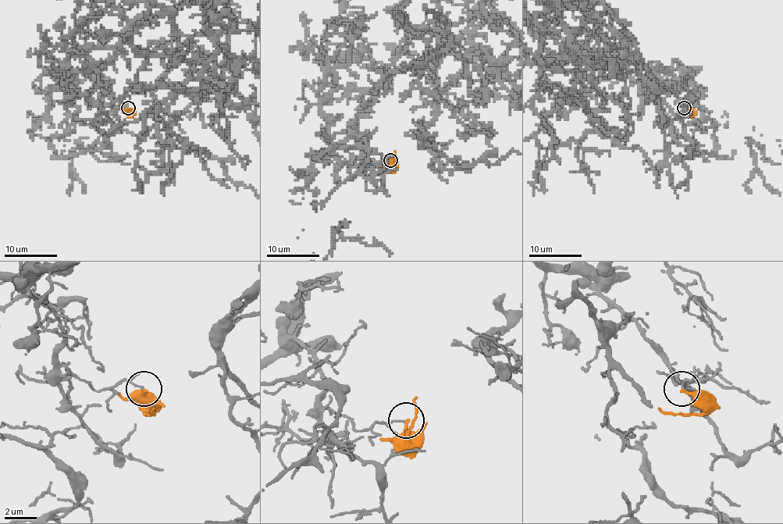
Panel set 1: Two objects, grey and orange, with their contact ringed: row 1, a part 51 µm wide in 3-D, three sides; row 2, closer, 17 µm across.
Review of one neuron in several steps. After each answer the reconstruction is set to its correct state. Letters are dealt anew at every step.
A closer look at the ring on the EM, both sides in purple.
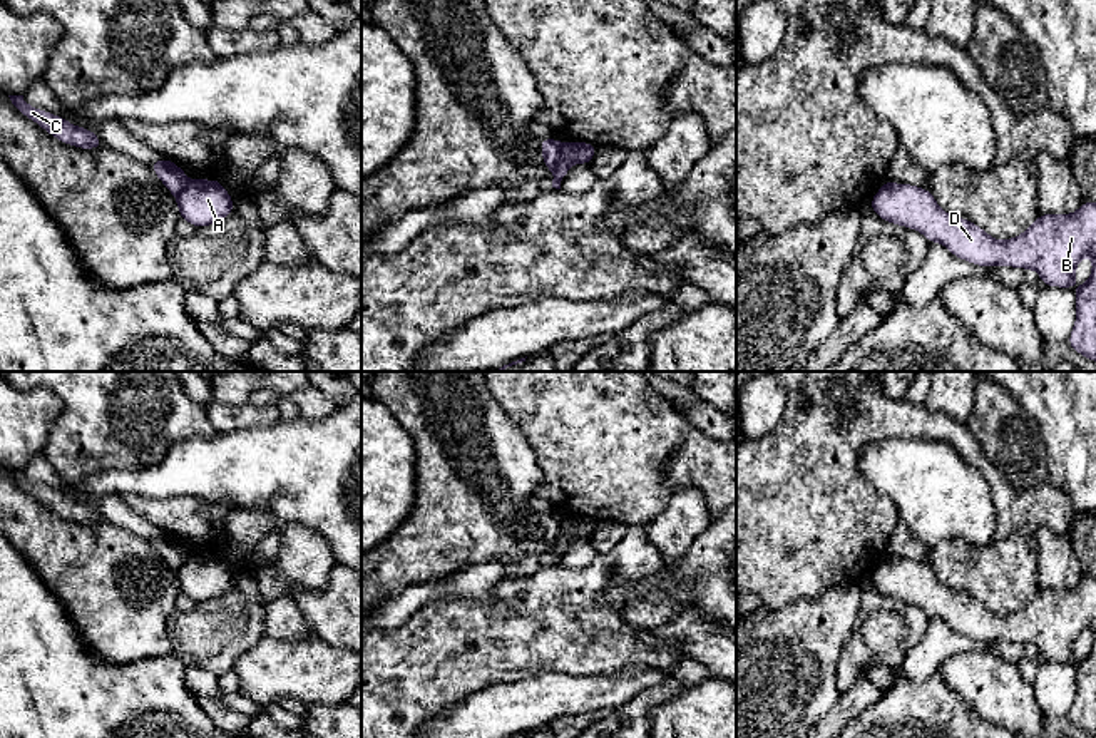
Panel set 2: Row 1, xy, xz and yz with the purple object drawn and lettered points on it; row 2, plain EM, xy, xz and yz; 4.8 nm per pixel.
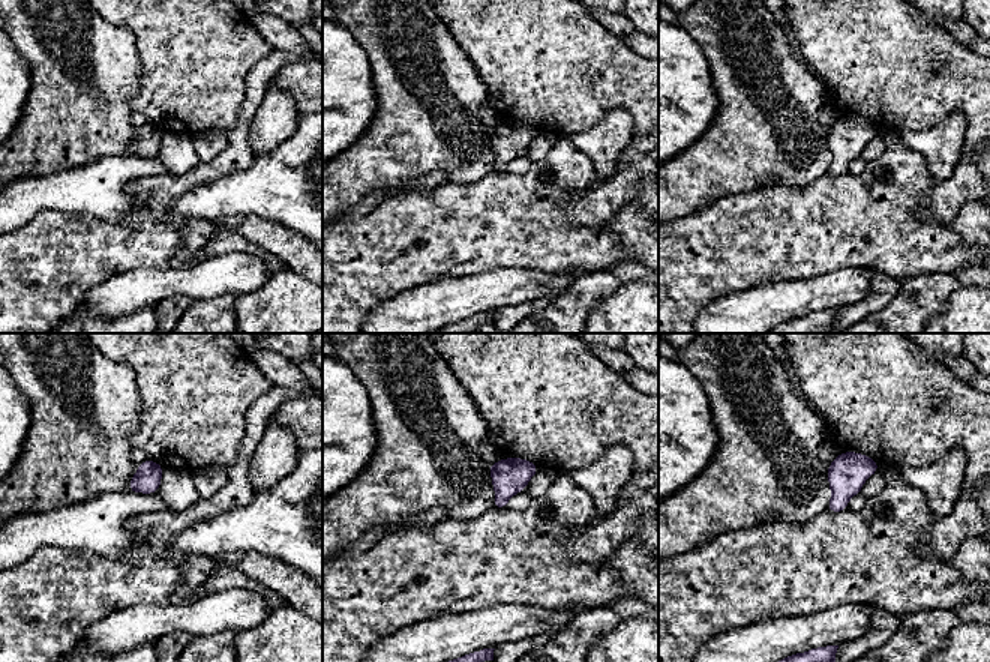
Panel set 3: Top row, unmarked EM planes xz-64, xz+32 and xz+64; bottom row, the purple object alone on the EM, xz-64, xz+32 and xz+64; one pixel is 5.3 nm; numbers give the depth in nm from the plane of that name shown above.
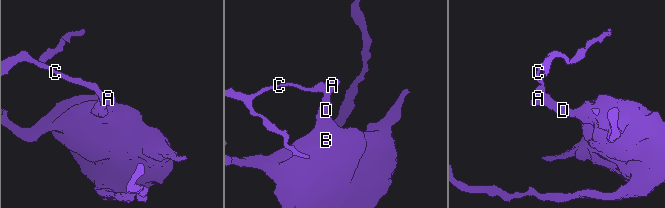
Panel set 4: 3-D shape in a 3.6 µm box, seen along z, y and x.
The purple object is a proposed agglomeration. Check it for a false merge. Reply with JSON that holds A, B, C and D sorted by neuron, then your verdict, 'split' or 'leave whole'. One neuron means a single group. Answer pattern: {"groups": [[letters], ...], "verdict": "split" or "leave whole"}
{"groups": [["A", "B", "D"], ["C"]], "verdict": "split"}

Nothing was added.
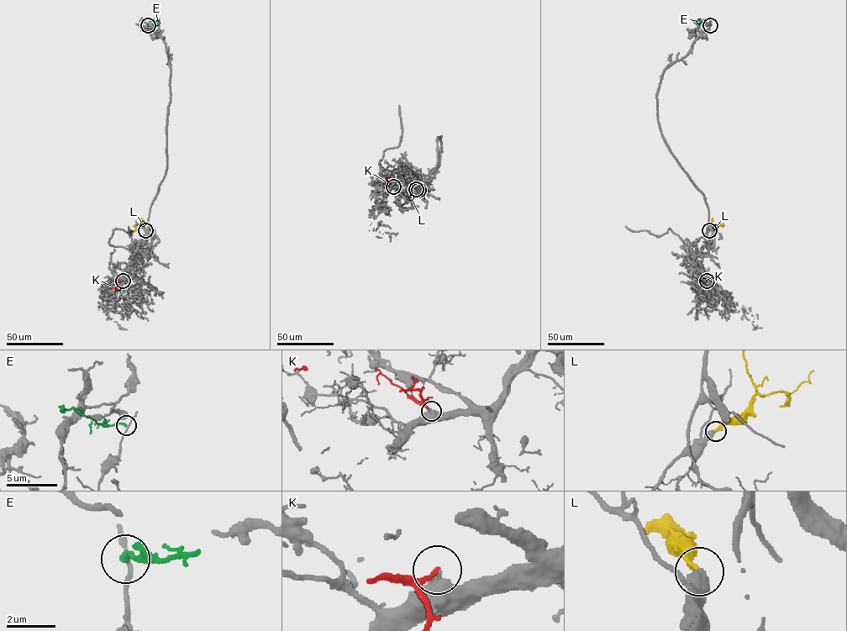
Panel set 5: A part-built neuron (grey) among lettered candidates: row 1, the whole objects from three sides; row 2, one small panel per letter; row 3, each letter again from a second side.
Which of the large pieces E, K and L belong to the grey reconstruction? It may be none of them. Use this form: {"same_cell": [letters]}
{"same_cell": ["L"]}

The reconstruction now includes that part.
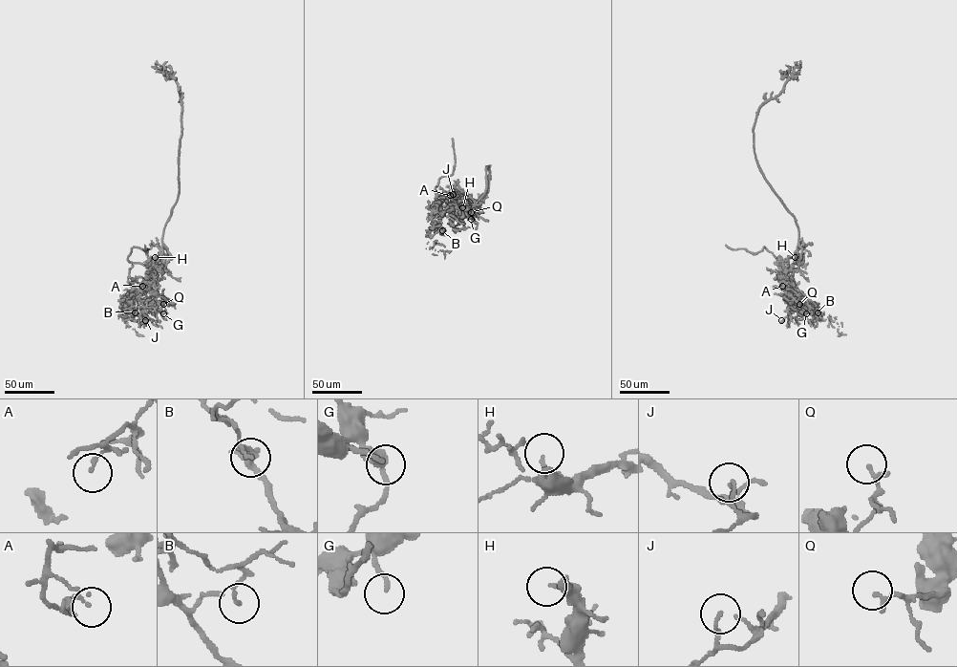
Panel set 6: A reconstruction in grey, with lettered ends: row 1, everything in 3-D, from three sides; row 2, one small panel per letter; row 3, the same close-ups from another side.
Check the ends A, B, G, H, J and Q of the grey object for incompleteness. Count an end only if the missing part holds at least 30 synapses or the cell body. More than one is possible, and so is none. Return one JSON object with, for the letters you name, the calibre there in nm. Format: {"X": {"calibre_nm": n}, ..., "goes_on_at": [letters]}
{"H": {"calibre_nm": 140}, "goes_on_at": ["H"]}

